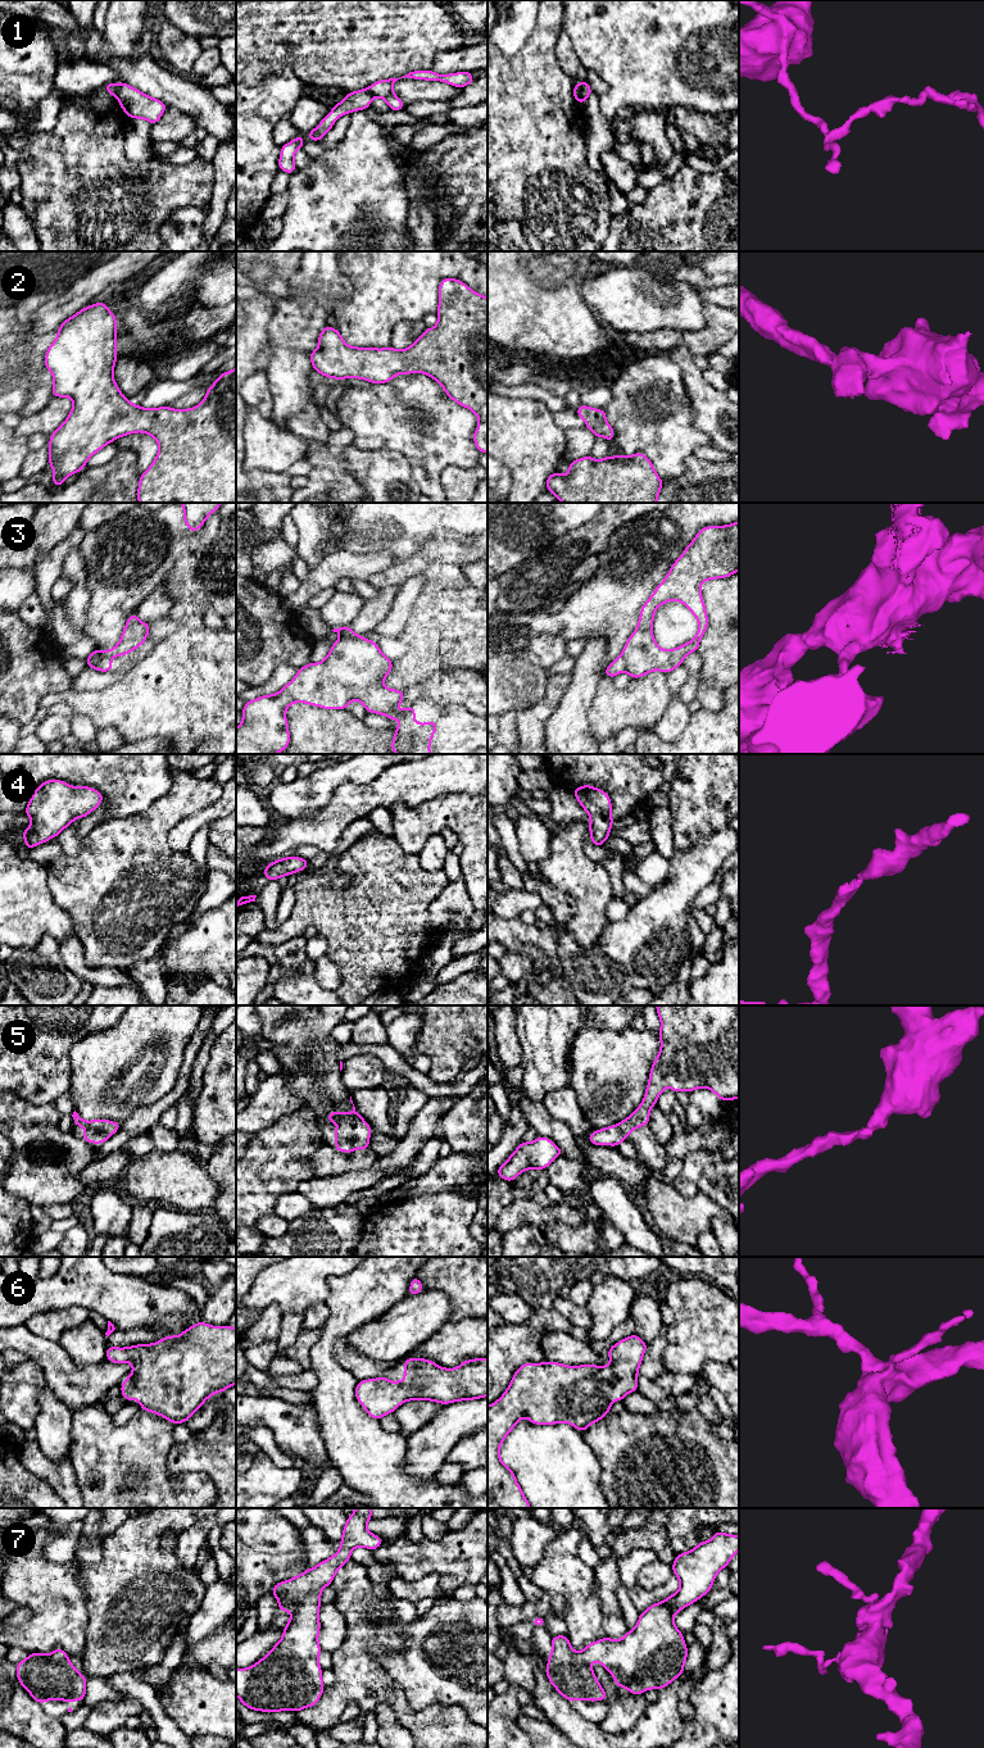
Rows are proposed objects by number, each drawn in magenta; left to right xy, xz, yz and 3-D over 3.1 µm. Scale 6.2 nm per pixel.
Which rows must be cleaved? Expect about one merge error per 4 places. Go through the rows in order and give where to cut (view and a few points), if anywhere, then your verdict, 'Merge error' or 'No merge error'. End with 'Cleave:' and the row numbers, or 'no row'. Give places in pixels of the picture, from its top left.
1: Split along yz (576, 84), (583, 101). Merge error
2: No split. No merge error
3: Split along xy (110, 657), (103, 657), (94, 664), (86, 662). Merge error
4: No split. No merge error
5: No split. No merge error
6: No split. No merge error
7: No split. No merge error
Cleave: 1, 3

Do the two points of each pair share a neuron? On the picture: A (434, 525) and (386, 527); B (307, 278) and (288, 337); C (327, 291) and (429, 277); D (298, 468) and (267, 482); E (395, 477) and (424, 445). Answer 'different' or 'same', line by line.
A: same
B: same
C: different
D: same
E: different

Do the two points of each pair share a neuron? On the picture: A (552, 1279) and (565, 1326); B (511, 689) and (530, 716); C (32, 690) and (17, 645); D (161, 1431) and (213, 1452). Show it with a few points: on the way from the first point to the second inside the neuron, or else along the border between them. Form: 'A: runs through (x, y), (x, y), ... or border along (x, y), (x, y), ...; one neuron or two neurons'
A: border along (534, 1304), (552, 1308); two neurons
B: border along (547, 688), (545, 693), (531, 705), (517, 712); two neurons
C: runs through (21, 679), (17, 675), (17, 657); one neuron
D: border along (173, 1443), (167, 1458), (168, 1472); two neurons

